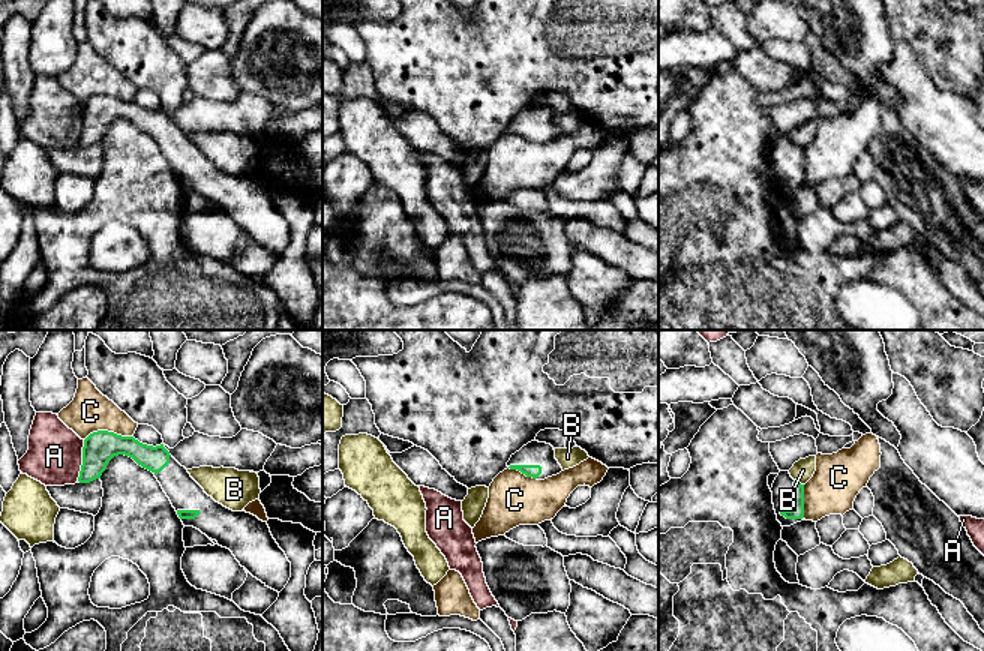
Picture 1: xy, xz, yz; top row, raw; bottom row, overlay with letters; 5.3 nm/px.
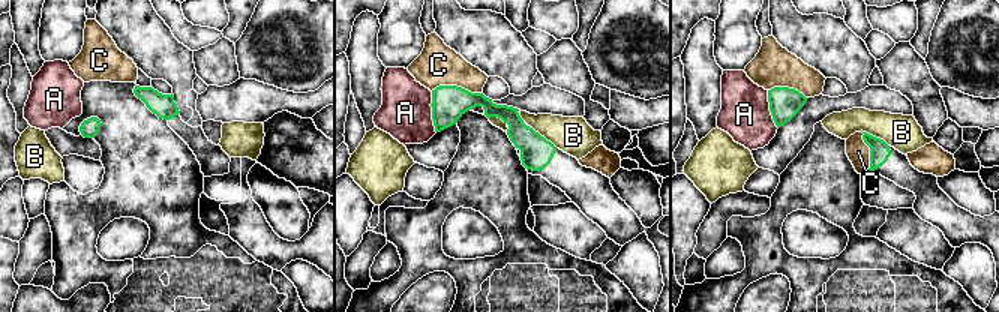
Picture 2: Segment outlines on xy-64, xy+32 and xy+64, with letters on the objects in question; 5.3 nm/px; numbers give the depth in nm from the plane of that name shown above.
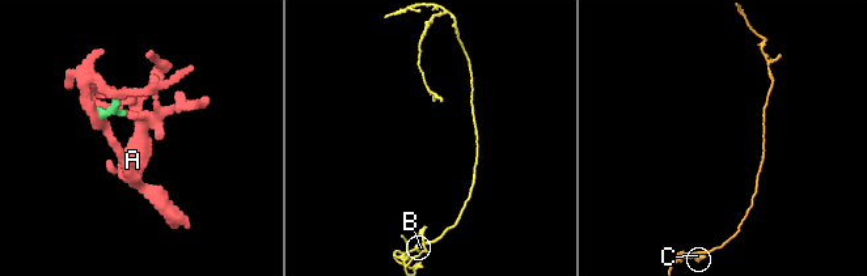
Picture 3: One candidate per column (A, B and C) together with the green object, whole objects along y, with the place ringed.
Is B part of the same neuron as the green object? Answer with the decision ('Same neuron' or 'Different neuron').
Different neuron

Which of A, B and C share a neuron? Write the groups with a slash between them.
A / B / C

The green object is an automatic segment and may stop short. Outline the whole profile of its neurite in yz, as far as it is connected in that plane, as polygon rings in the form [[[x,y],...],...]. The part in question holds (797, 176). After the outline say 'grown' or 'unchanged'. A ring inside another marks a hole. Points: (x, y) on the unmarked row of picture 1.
[[[780,135],[772,152],[772,168],[782,190],[804,184],[804,148],[794,144],[789,135]]] | grown

